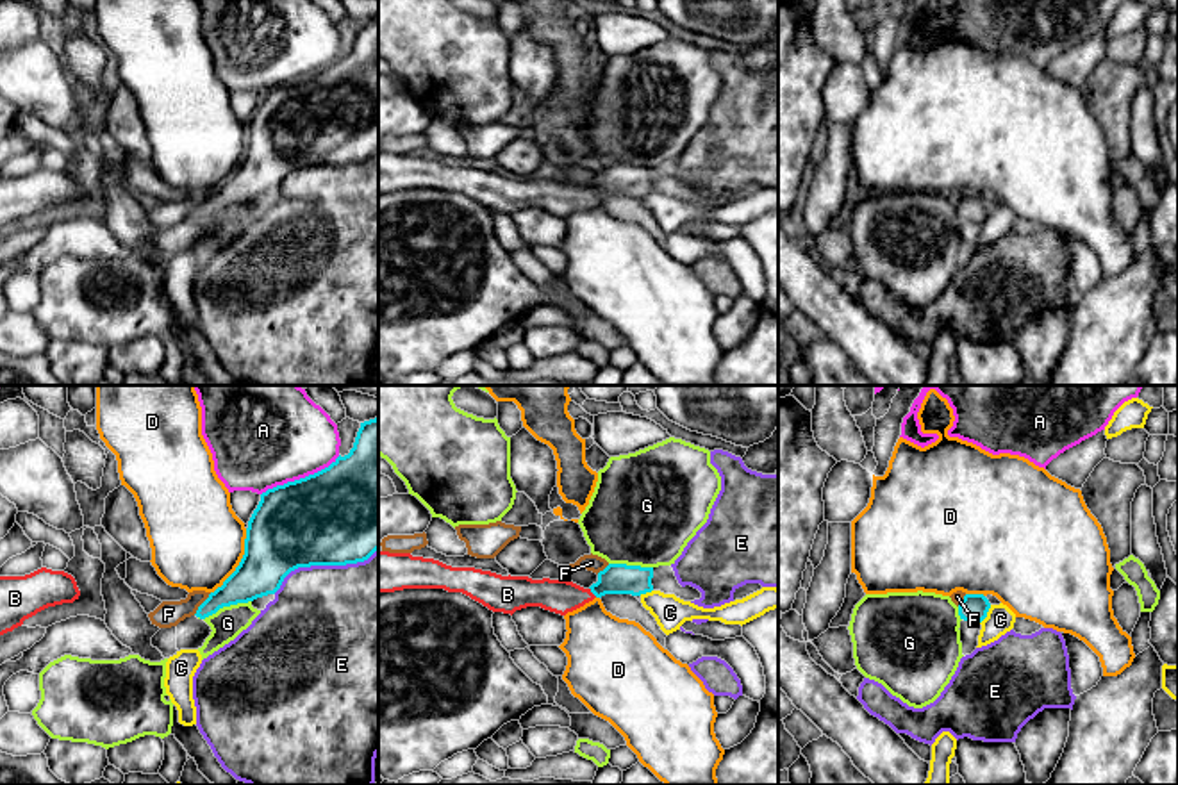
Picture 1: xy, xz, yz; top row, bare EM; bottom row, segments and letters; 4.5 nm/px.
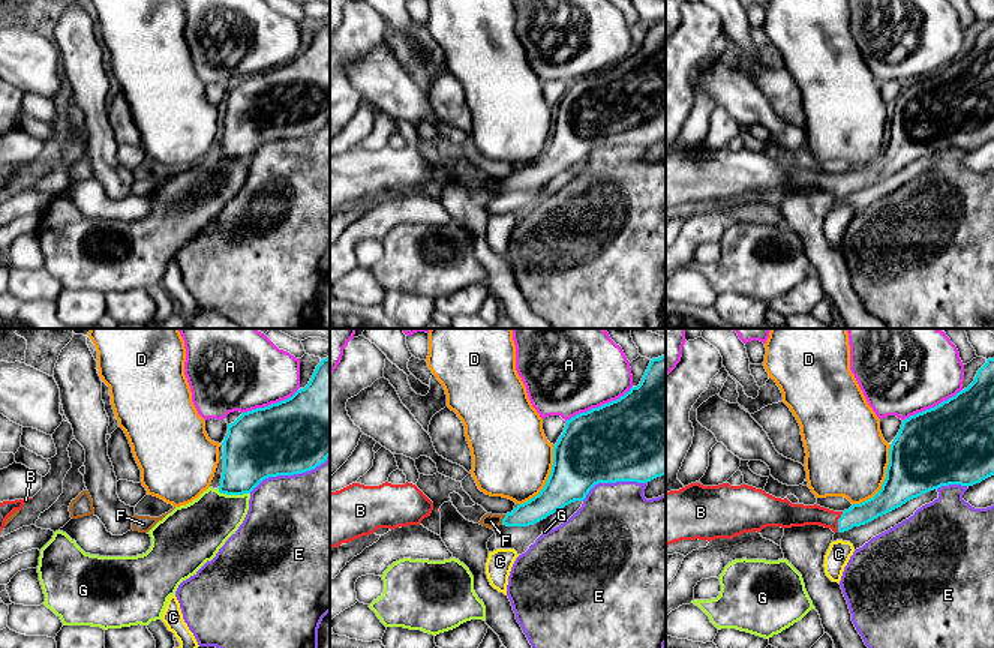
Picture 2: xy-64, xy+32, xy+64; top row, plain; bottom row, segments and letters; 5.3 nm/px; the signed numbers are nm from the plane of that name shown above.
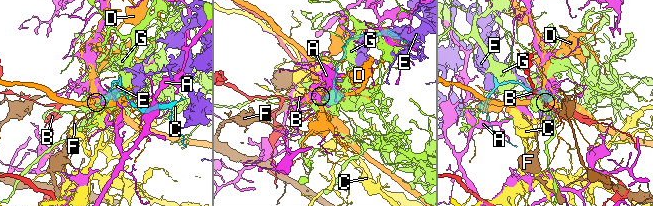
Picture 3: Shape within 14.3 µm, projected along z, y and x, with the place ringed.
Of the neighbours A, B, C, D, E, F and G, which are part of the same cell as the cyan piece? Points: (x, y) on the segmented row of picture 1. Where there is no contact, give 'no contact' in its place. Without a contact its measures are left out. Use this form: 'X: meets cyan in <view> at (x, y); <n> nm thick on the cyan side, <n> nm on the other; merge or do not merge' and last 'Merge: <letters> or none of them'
A: meets cyan in xy at (300, 479); 440 nm thick on the cyan side, 480 nm on the other; do not merge
B: meets cyan in xz at (593, 593); 140 nm thick on the cyan side, 160 nm on the other; merge
C: meets cyan in yz at (986, 614); 120 nm thick on the cyan side, 130 nm on the other; do not merge
D: meets cyan in xy at (240, 562); 340 nm thick on the cyan side, 420 nm on the other; do not merge
E: meets cyan in xy at (323, 564); 440 nm thick on the cyan side, 500 nm on the other; do not merge
F: meets cyan in xy at (202, 603); 170 nm thick on the cyan side, 120 nm on the other; do not merge
G: meets cyan in xy at (227, 605); 220 nm thick on the cyan side, 150 nm on the other; do not merge
Merge: B

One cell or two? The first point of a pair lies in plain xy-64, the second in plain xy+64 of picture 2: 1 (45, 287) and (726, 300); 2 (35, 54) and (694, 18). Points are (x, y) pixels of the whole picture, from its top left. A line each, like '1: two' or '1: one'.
1: two
2: two

